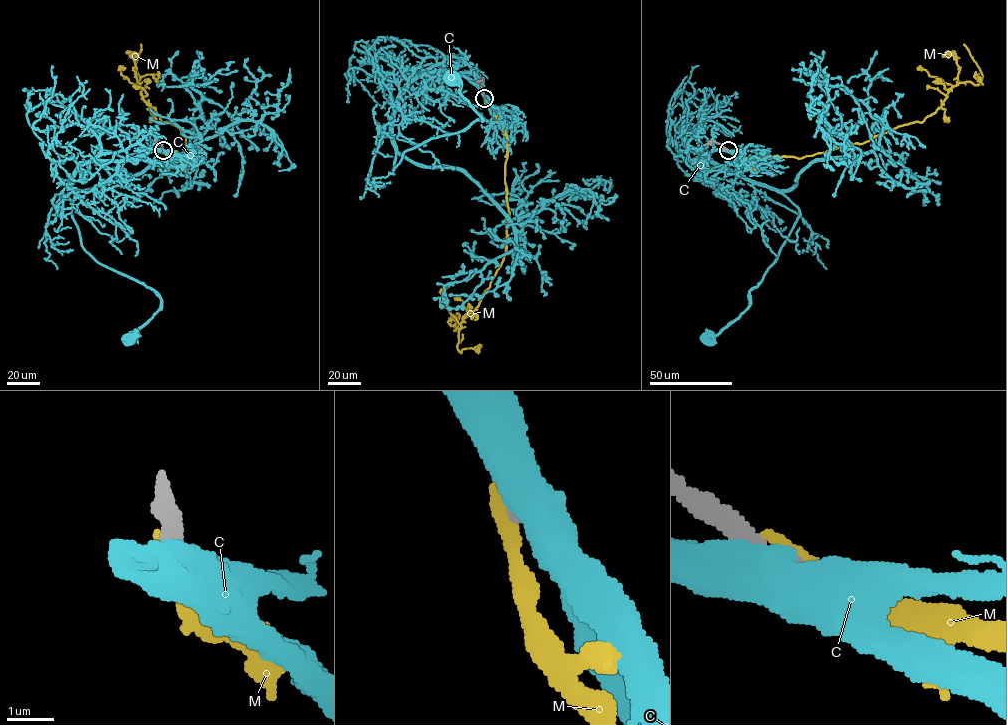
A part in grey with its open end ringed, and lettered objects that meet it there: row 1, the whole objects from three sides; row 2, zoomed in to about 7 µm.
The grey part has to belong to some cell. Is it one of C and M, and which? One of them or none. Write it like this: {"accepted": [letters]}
{"accepted": []}

